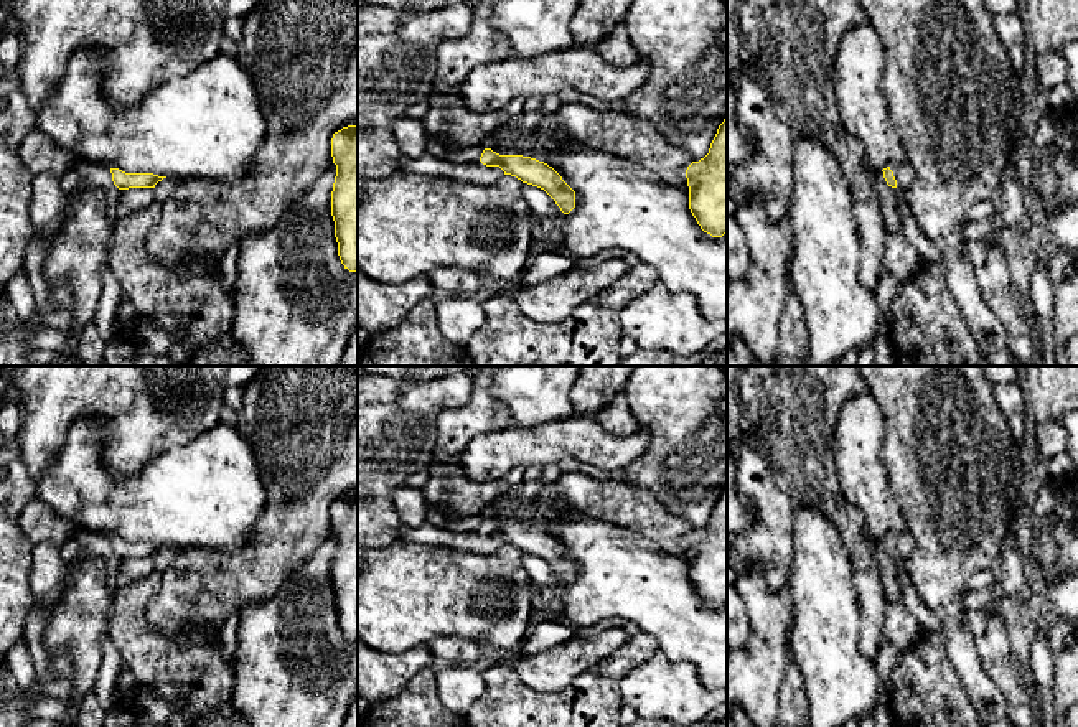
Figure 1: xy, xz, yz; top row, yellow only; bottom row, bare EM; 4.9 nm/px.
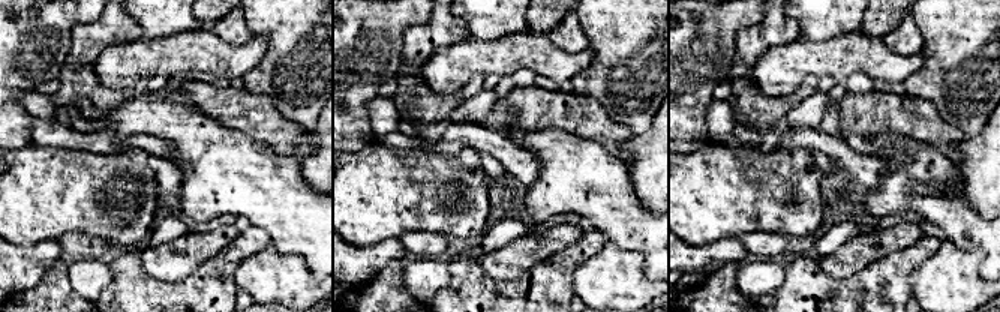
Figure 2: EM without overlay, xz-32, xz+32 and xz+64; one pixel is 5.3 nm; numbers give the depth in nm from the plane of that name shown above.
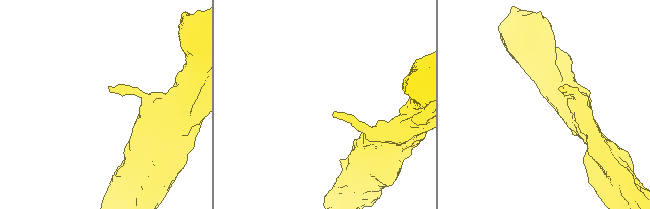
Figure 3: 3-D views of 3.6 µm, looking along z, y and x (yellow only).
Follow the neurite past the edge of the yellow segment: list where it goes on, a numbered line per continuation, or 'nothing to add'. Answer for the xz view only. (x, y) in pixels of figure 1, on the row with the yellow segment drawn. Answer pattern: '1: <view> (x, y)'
1: xz (427, 165)

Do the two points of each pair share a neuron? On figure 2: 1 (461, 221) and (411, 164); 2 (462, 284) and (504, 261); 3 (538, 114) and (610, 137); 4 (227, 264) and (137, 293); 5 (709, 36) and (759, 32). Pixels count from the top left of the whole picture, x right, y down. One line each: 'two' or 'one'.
1: one
2: two
3: one
4: one
5: two

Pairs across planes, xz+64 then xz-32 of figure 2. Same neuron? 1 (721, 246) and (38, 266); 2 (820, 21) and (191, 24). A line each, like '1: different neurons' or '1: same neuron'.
1: same neuron
2: same neuron

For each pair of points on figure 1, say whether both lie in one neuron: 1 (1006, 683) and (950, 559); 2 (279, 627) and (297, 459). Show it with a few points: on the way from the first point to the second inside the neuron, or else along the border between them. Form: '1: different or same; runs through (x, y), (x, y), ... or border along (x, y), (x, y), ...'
1: different; border along (976, 638), (979, 661), (989, 675)
2: different; border along (310, 554), (271, 597), (251, 604)

